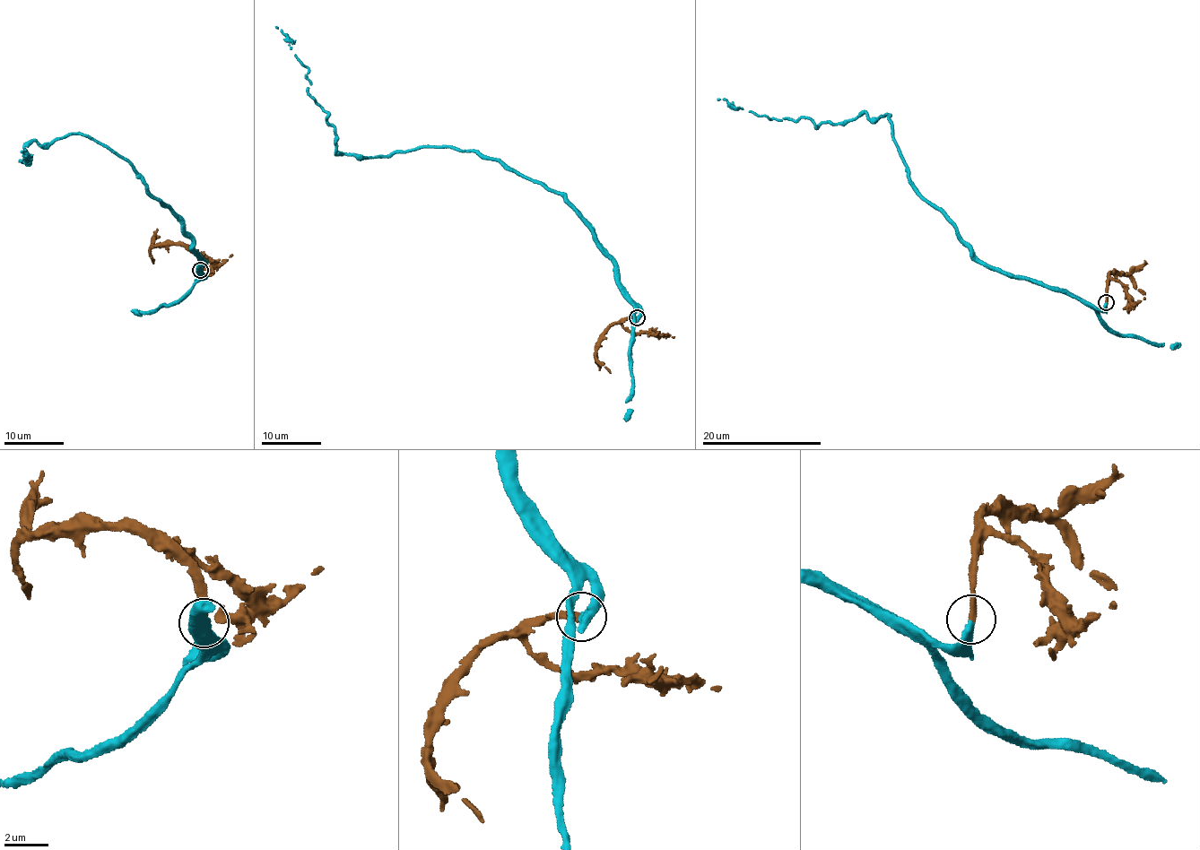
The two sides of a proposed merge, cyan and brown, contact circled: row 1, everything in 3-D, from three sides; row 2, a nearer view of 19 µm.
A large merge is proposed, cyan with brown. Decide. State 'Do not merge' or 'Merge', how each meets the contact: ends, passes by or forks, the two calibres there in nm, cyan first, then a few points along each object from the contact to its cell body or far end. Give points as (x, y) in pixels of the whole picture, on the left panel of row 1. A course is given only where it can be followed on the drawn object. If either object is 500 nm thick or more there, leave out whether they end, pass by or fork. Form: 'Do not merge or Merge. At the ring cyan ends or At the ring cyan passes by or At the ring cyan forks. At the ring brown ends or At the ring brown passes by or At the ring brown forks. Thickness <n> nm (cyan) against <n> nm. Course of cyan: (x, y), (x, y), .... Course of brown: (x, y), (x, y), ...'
Merge. At the ring cyan ends. At the ring brown ends. Thickness 480 nm (cyan) against 360 nm. Course of cyan: (200, 270), (206, 277), (184, 227), (127, 160), (81, 134), (29, 141), (27, 163), (21, 152). Course of brown: (200, 270), (200, 258), (185, 247), (165, 244), (152, 247), (150, 255), (152, 263)

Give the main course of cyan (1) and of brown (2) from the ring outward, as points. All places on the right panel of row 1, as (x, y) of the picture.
1: (1106, 302), (1095, 309), (978, 258), (910, 181), (891, 117), (864, 112), (816, 125), (717, 100)
2: (1106, 302), (1108, 278), (1115, 272), (1124, 273), (1145, 294)

